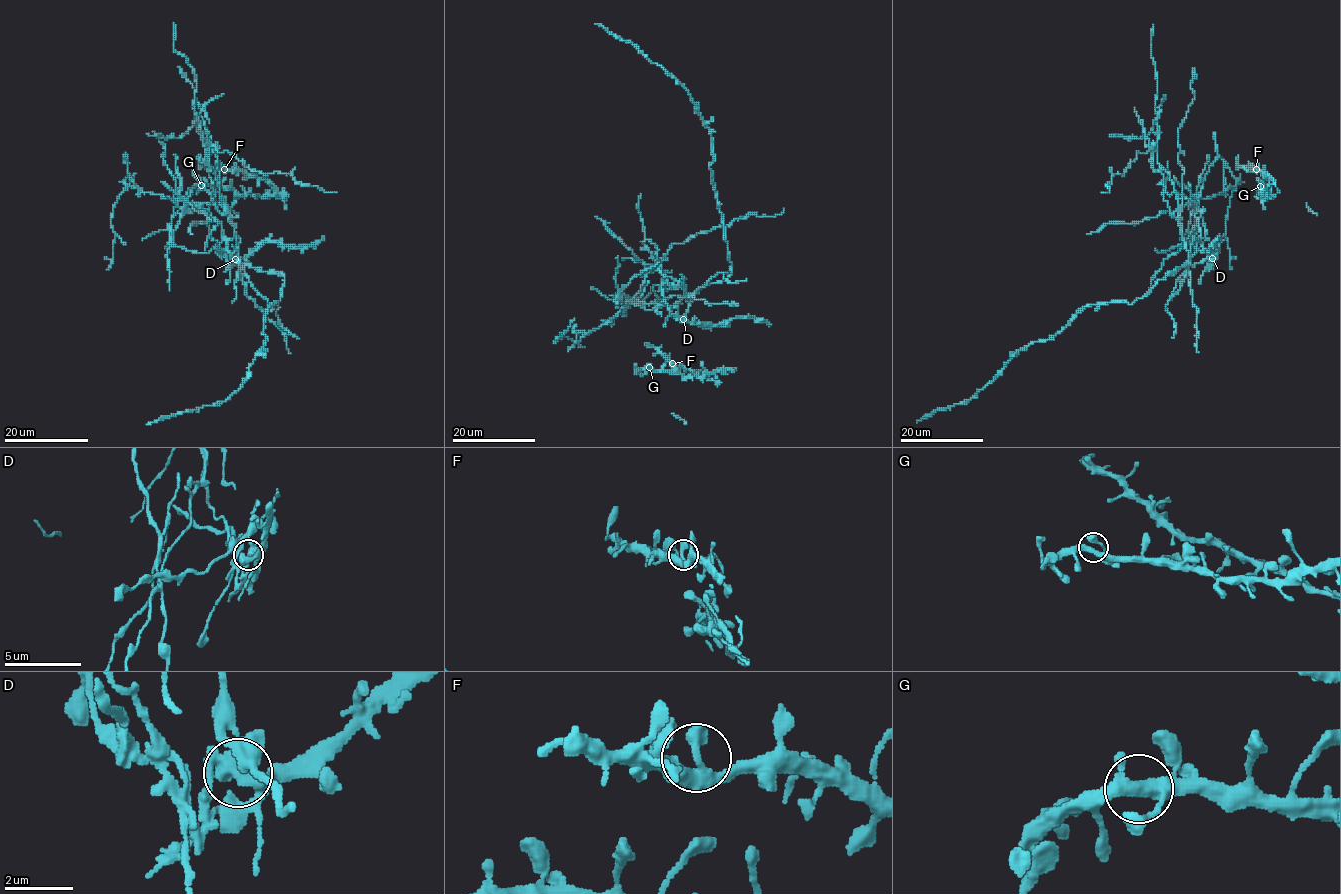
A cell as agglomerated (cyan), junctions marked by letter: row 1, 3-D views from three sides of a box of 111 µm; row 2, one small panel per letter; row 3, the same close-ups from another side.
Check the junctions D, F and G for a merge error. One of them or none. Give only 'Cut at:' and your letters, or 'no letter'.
Cut at: D

